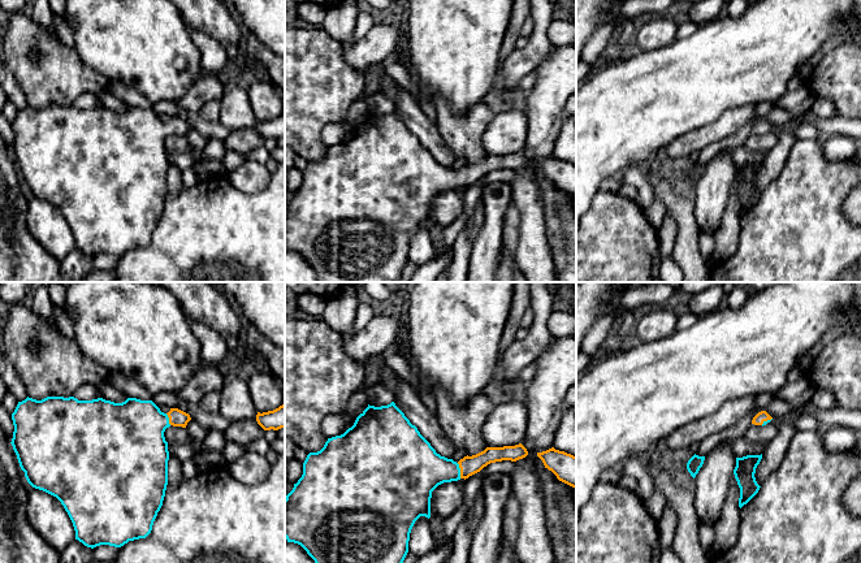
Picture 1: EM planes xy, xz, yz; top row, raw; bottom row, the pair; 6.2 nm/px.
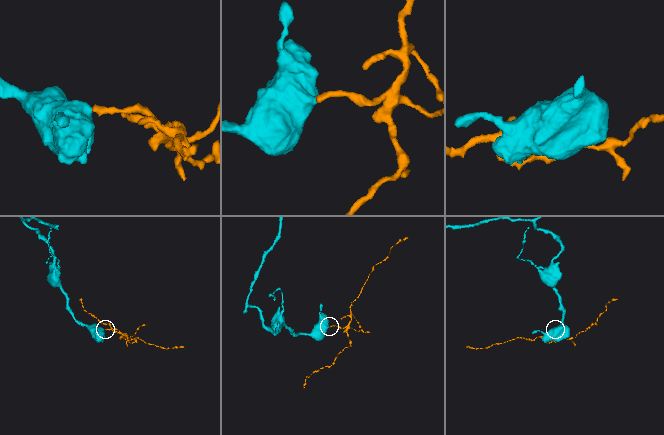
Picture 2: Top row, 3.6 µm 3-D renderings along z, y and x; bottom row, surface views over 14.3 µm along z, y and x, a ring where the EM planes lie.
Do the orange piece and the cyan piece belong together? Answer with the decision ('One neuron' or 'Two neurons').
One neuron

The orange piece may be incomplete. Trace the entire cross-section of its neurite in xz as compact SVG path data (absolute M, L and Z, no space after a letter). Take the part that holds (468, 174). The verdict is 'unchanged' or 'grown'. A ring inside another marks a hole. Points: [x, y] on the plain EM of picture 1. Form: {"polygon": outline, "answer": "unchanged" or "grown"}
{"polygon": "M394 111L381 116L368 113L343 143L328 147L320 160L307 164L302 186L285 207L285 247L307 260L316 272L316 282L398 282L408 261L411 238L420 225L430 226L432 200L438 194L466 189L490 172L516 170L527 164L519 152L486 156L457 172L437 163Z", "answer": "grown"}

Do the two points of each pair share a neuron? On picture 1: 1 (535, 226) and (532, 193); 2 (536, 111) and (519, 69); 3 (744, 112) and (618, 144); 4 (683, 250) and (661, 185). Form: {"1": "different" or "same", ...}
{"1": "same", "2": "different", "3": "different", "4": "same"}

